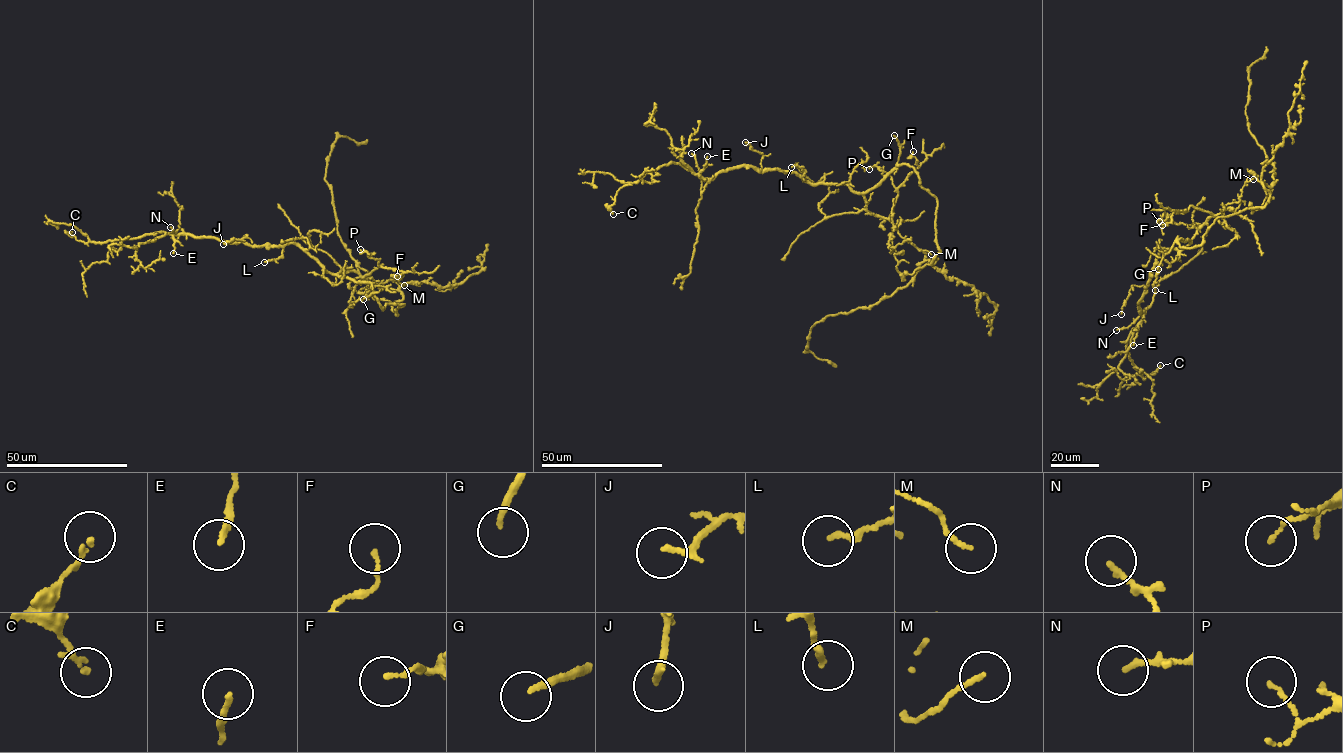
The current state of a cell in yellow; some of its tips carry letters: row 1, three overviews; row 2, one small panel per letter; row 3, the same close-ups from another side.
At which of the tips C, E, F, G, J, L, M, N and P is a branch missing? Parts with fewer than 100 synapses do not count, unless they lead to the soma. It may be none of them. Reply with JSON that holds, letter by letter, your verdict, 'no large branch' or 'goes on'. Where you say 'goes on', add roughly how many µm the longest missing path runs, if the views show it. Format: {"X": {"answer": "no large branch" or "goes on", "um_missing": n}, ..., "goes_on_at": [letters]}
{"C": {"answer": "no large branch"}, "E": {"answer": "no large branch"}, "F": {"answer": "no large branch"}, "G": {"answer": "goes on", "um_missing": 140}, "J": {"answer": "no large branch"}, "L": {"answer": "no large branch"}, "M": {"answer": "no large branch"}, "N": {"answer": "no large branch"}, "P": {"answer": "no large branch"}, "goes_on_at": ["G"]}

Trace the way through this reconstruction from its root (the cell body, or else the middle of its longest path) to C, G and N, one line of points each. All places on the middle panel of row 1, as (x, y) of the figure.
C: (909, 166), (862, 193), (742, 164), (703, 178), (671, 162), (621, 187), (613, 214)
G: (909, 166), (897, 164), (901, 151), (894, 135)
N: (909, 166), (862, 193), (742, 164), (702, 192), (691, 153)

